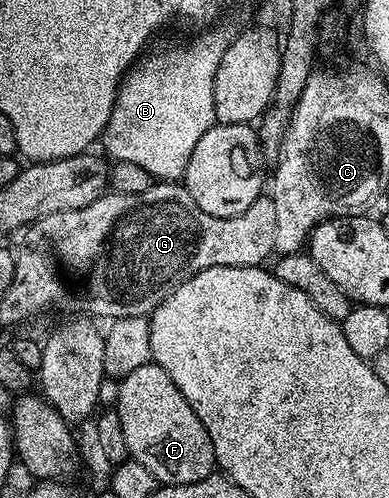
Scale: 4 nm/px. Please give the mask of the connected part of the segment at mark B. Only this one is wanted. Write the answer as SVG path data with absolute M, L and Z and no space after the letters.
M210 30L203 32L208 34L201 35L192 46L167 46L164 50L155 51L152 49L144 53L128 70L119 84L113 112L109 116L109 124L105 124L101 139L101 146L108 150L106 153L114 161L137 164L138 167L145 168L155 180L182 179L189 164L189 156L193 156L193 148L197 148L197 140L205 136L209 127L216 125L213 80L217 76L217 64L221 64L221 56L225 56L229 34L223 30Z

